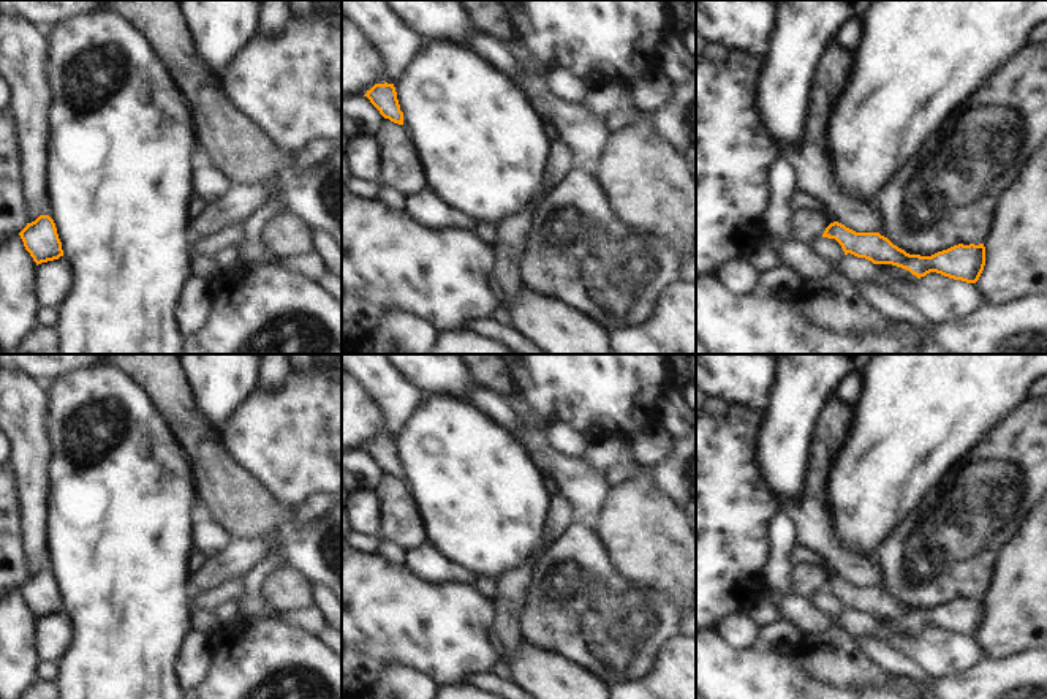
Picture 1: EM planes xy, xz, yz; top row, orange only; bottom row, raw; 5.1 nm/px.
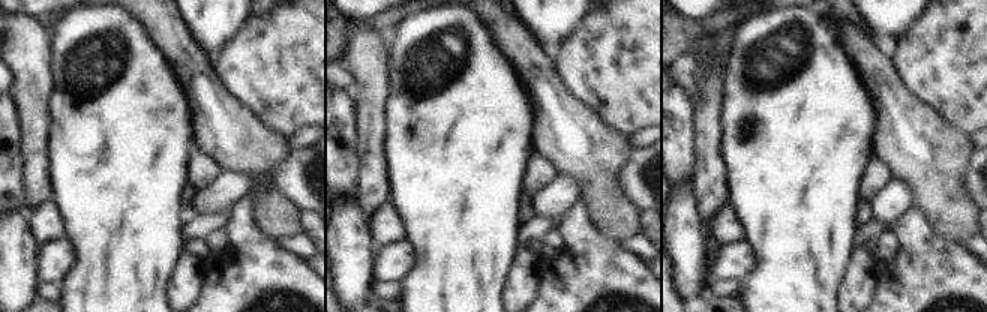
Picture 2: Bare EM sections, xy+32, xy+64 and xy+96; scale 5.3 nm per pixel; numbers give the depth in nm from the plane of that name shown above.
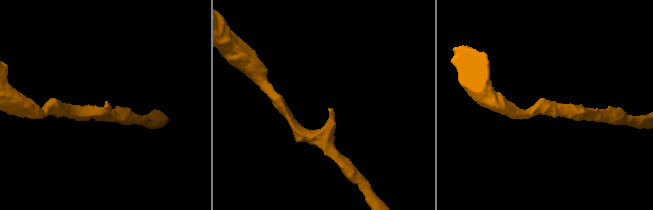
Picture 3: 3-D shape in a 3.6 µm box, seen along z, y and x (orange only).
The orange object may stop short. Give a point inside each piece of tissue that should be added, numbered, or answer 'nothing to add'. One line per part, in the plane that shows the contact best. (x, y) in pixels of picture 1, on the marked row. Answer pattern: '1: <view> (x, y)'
1: yz (799, 200)

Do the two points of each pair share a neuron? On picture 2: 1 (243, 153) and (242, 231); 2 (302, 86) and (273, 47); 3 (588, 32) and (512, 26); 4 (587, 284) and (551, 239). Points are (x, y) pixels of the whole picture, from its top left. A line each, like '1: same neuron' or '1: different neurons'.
1: different neurons
2: same neuron
3: different neurons
4: different neurons

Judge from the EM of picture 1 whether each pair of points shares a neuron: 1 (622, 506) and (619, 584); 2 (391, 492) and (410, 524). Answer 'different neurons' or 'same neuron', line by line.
1: different neurons
2: same neuron

